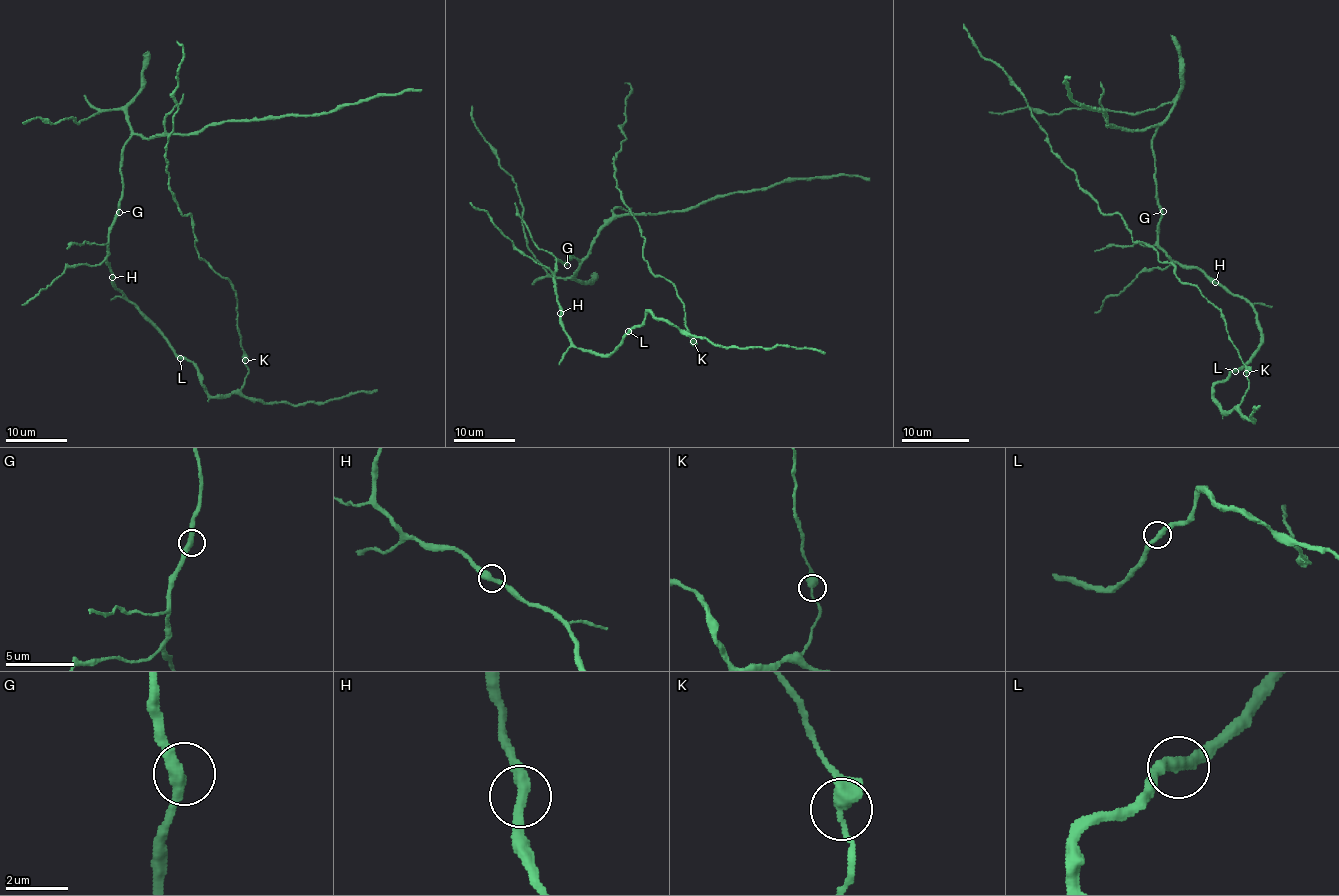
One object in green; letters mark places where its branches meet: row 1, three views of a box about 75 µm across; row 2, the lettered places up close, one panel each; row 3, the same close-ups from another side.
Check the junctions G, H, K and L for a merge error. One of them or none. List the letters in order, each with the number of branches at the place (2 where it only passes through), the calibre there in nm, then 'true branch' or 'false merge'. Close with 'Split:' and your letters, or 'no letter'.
G: branches 2; calibre 380 nm; true branch
H: branches 2; calibre 380 nm; true branch
K: branches 2; calibre 420 nm; true branch
L: branches 2; calibre 360 nm; true branch
Split: no letter

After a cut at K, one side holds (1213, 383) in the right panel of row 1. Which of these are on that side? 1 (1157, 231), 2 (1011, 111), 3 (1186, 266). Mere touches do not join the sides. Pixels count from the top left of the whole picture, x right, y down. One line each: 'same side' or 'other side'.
1: same side
2: same side
3: same side

